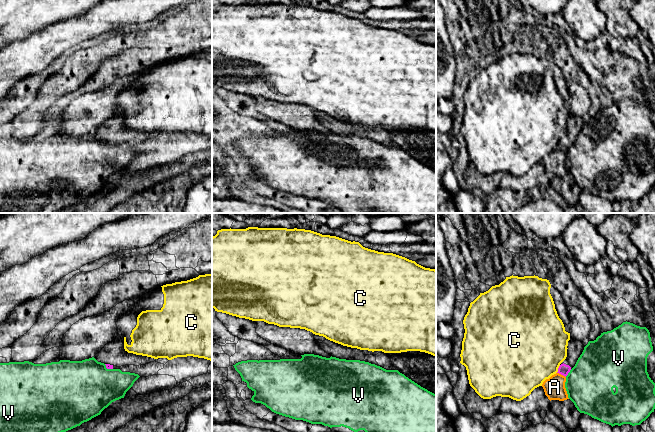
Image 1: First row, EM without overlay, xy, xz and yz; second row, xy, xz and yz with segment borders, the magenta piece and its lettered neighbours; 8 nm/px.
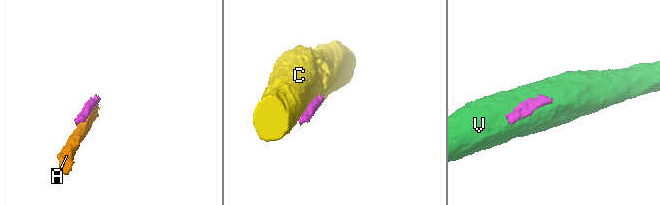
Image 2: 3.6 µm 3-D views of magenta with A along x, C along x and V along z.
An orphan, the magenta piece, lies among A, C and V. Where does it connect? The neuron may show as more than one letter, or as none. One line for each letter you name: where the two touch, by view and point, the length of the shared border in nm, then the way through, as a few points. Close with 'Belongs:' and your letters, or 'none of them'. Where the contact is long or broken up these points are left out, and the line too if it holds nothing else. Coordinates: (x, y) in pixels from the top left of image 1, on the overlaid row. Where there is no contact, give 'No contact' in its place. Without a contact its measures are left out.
Belongs: none of them

